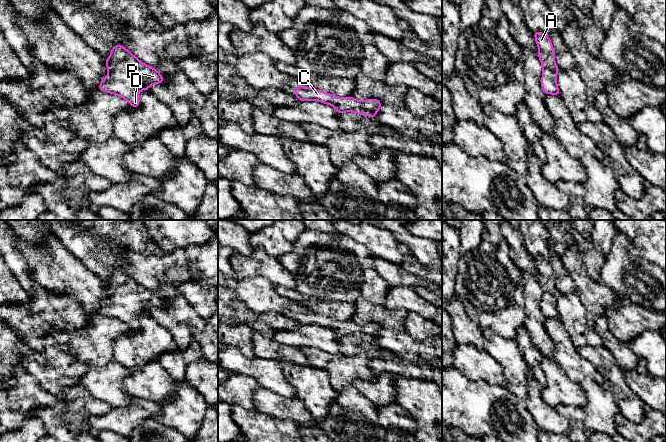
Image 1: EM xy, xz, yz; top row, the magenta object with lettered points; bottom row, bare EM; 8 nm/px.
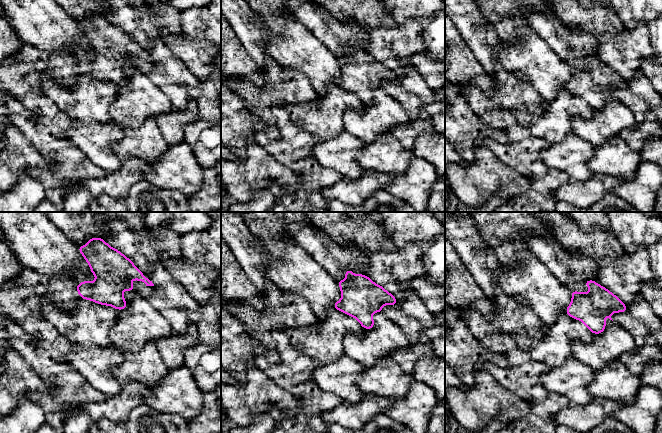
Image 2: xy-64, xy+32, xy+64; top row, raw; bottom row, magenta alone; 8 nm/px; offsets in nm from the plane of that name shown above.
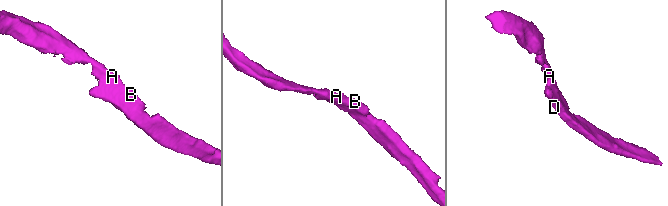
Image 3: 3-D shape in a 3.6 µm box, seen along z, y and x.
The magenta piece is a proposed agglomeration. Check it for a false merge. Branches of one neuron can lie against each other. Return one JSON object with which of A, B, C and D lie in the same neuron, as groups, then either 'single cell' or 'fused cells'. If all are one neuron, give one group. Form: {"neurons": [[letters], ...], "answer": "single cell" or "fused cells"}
{"neurons": [["A", "B", "C", "D"]], "answer": "single cell"}

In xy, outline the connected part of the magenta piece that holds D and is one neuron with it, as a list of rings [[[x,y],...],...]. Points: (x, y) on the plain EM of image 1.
[[[119,268],[112,272],[105,287],[109,296],[100,306],[99,314],[124,322],[134,332],[140,329],[138,318],[141,314],[150,315],[151,308],[164,305],[161,297],[155,292],[144,288]]]

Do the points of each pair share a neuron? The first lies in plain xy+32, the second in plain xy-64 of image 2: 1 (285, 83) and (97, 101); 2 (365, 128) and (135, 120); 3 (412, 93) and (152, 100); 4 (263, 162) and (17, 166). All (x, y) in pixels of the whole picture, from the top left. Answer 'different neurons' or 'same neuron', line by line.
1: different neurons
2: same neuron
3: different neurons
4: same neuron

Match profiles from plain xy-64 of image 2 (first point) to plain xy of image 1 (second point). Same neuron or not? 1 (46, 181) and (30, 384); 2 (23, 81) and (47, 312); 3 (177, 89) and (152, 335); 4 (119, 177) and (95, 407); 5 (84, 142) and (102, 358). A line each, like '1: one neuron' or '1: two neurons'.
1: two neurons
2: one neuron
3: two neurons
4: two neurons
5: two neurons

